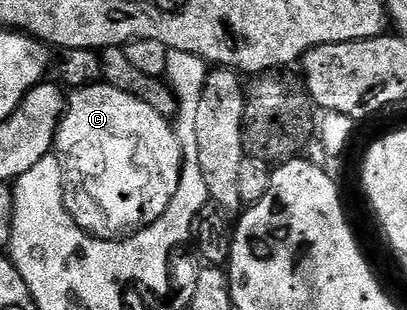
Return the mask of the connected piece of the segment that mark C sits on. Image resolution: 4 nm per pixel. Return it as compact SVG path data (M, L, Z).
M106 83L91 84L85 88L75 89L67 97L64 115L60 118L60 124L56 128L55 155L60 157L62 166L62 186L64 187L64 205L69 214L74 218L76 225L84 232L98 237L100 240L114 240L125 234L135 233L141 228L148 227L170 206L174 194L178 194L180 176L184 172L184 150L180 146L180 139L176 137L175 127L170 123L169 117L158 114L154 106L134 98L134 94L126 94L114 86Z

